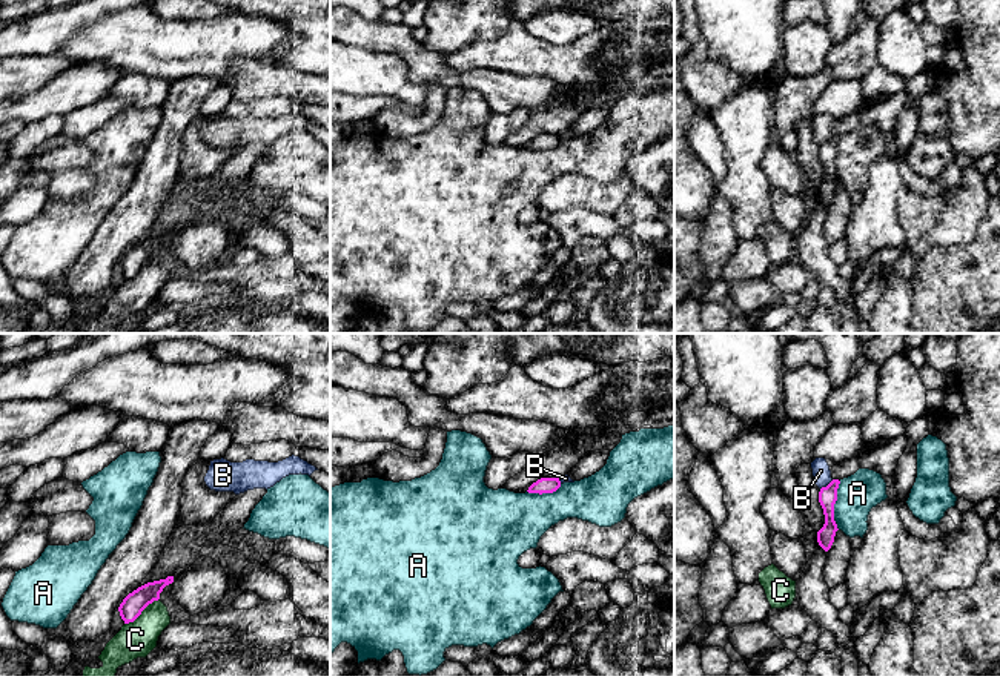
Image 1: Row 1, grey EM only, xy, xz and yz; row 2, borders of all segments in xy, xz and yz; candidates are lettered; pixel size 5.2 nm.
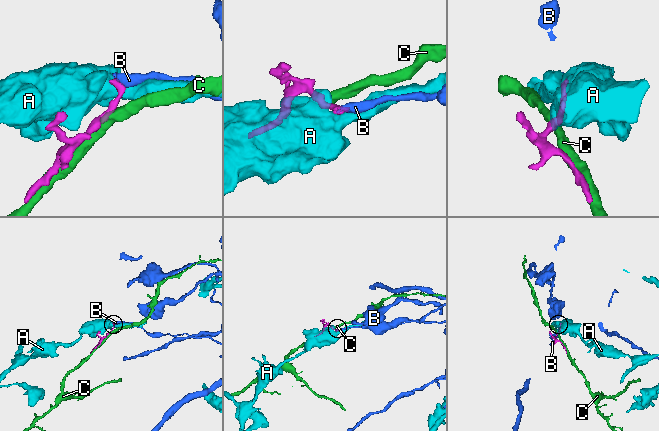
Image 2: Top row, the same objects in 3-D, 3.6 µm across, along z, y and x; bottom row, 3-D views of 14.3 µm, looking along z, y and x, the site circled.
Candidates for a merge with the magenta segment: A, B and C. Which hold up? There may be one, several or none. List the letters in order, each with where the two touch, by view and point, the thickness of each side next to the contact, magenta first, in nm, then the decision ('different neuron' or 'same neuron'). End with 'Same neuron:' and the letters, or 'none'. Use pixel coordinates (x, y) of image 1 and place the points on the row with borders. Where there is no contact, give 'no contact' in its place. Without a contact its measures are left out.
A: contact yz (833, 506); calibres 100 and 200 nm; different neuron
B: contact yz (828, 484); calibres 100 and 100 nm; different neuron
C: contact xy (142, 610); calibres 120 and 190 nm; different neuron
Same neuron: none

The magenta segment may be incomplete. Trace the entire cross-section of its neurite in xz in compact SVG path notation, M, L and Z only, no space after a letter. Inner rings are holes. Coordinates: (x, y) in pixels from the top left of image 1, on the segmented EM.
M541 478L528 487L528 493L553 493L561 487L559 478Z

